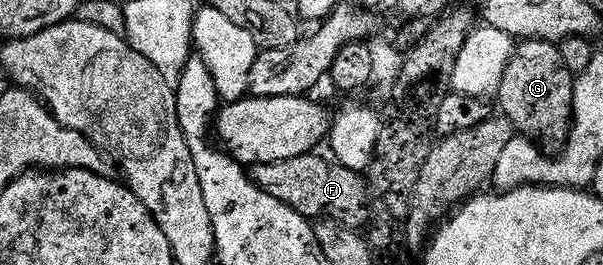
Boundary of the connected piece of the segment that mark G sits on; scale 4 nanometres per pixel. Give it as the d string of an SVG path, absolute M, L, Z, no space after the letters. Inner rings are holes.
M522 39L518 50L509 54L504 79L500 83L496 100L501 112L514 125L521 136L540 142L546 151L558 151L570 138L574 119L575 74L564 67L561 48L552 41Z

